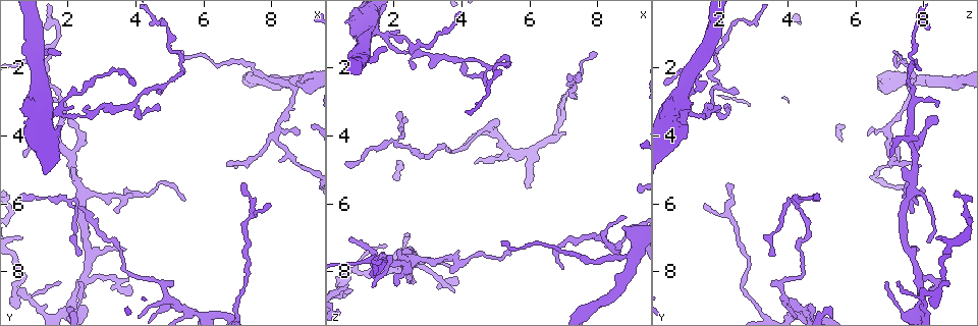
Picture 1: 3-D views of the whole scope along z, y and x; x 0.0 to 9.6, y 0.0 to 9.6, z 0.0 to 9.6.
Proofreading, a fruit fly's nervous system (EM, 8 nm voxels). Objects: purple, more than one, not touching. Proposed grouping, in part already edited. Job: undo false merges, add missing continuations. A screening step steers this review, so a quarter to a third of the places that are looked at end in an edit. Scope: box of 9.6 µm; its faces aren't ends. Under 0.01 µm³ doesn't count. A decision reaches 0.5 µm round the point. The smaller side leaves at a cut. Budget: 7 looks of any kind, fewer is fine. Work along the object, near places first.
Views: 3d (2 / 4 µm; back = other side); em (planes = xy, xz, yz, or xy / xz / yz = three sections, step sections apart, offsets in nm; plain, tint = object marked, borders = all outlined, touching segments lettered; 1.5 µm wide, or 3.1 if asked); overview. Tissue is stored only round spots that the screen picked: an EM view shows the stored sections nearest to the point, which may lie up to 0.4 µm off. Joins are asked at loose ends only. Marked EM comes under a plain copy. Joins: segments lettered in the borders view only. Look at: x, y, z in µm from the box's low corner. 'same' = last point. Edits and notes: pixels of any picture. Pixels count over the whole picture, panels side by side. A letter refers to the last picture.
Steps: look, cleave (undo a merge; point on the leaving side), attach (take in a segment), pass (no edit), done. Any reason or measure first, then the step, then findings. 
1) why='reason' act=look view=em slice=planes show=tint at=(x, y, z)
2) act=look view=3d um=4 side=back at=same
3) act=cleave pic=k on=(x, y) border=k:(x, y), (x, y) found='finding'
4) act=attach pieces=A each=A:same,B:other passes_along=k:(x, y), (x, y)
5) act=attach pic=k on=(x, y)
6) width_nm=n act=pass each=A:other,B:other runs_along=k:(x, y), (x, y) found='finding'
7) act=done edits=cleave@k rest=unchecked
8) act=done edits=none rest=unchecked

why='abrupt turn' act=look view=em slice=planes show=borders at=(2.00, 5.95, 4.15)

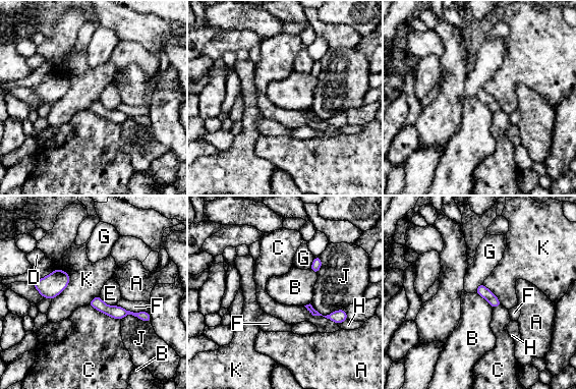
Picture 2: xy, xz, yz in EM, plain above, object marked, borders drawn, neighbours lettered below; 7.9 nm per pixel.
longest_contact=C:300nm act=pass each=A:other,B:other,C:other,D:other,E:other,F:other,G:other,H:other,J:other,K:other runs_along=2:(93, 302), (118, 313), (144, 315) found='continuous, no second cell'

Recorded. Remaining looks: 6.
why='free end' act=look view=3d um=2 at=(2.65, 3.20, 2.05)

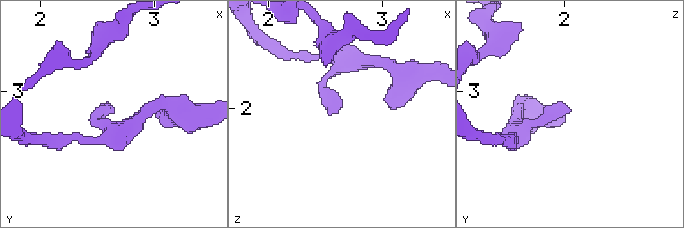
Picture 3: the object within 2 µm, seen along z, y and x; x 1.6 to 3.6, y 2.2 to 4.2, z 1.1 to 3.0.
why='now the EM' act=look view=em slice=xy step=8 show=borders at=(2.64, 3.18, 2.02)

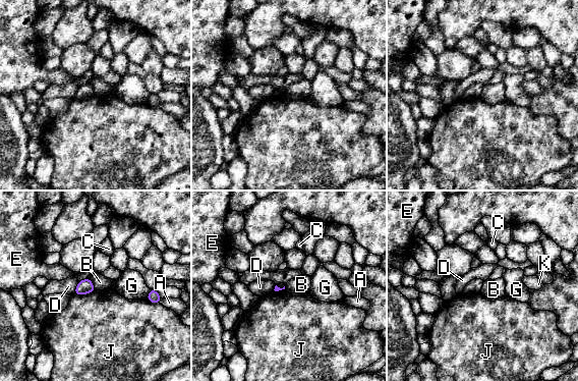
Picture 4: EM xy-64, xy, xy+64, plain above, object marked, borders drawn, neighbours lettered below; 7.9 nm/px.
why='cut it another way' act=look view=em slice=planes show=borders at=same

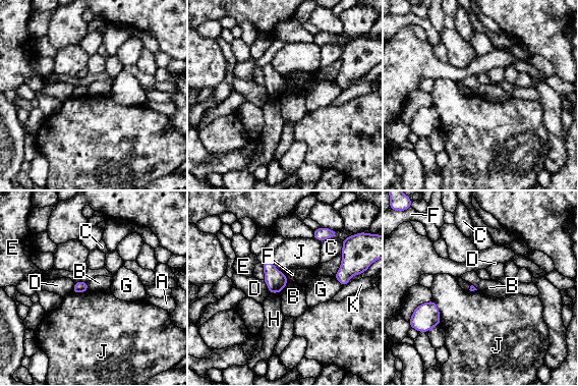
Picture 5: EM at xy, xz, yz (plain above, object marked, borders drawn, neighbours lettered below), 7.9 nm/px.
act=pass each=A:other,B:other,C:other,D:other,E:other,F:other,G:other,H:other,J:other,K:other border=5:(287, 281), (287, 284), (280, 291) found='none of them fits'

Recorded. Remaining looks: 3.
why='an open end' act=look view=3d um=4 side=back at=(4.65, 3.10, 2.15)

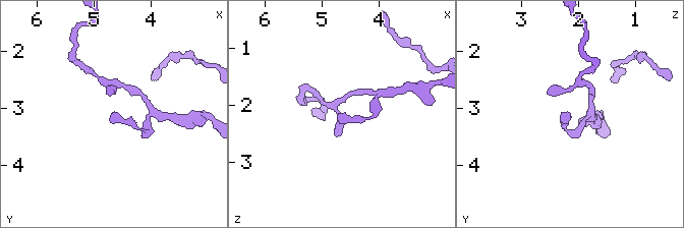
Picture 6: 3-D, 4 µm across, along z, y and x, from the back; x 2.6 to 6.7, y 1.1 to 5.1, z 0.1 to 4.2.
act=look view=em slice=xy step=4 show=borders at=(4.60, 3.00, 2.20)

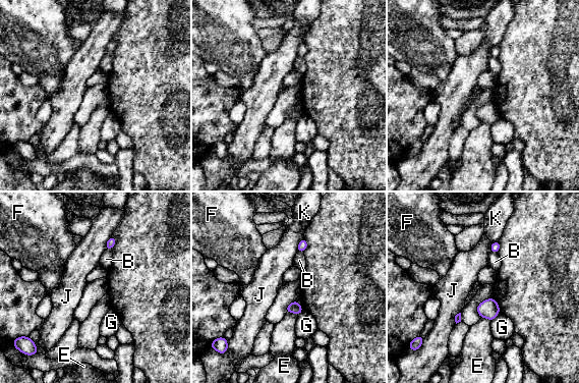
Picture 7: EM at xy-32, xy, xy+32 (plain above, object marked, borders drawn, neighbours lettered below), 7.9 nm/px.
act=look view=em slice=planes show=borders at=same

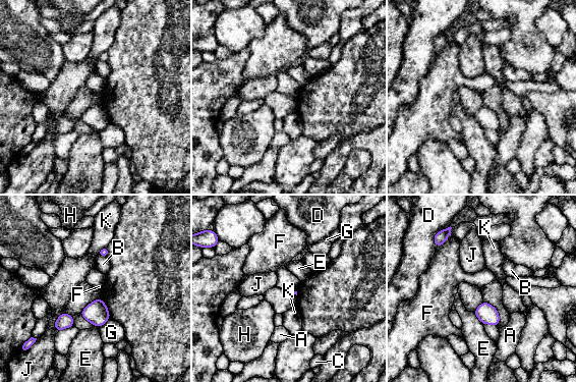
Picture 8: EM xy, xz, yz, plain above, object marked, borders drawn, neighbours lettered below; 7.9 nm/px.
act=pass each=A:other,B:other,C:other,D:other,E:other,F:other,G:other,H:other,J:other,K:other border=8:(473, 312), (483, 324) found='none of them fits'

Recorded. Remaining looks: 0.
act=done edits=none rest=unchecked

